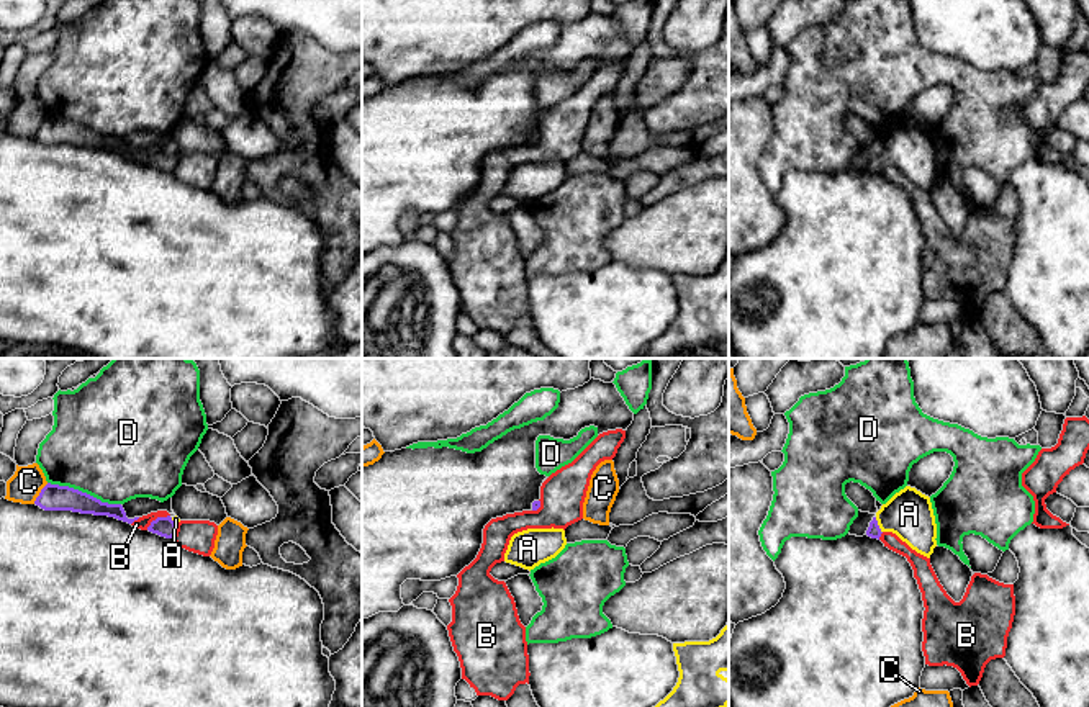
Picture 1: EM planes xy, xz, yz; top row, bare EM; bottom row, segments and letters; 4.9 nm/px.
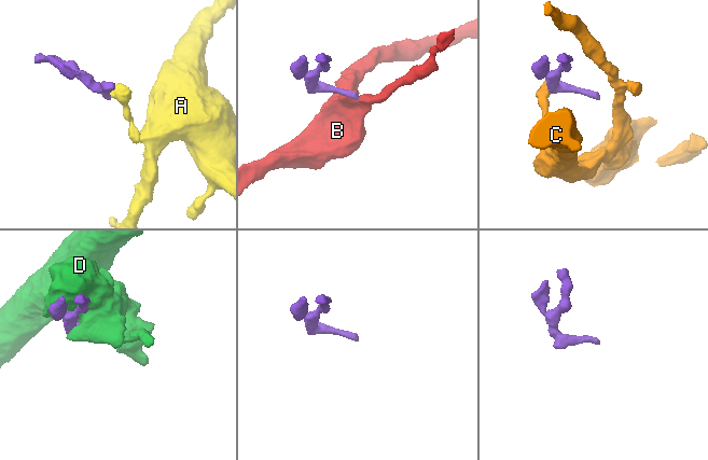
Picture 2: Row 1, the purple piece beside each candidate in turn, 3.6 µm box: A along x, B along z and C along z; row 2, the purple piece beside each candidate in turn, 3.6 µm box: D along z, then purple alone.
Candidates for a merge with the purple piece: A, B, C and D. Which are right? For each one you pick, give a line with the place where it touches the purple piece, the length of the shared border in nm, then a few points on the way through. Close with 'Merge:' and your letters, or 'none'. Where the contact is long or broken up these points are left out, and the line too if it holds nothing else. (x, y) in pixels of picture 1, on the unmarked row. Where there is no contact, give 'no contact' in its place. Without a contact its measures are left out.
A: meets purple in yz at (878, 159); contact 90 nm long; runs through yz (873, 164), (878, 159), (893, 149), (909, 148)
Merge: A

